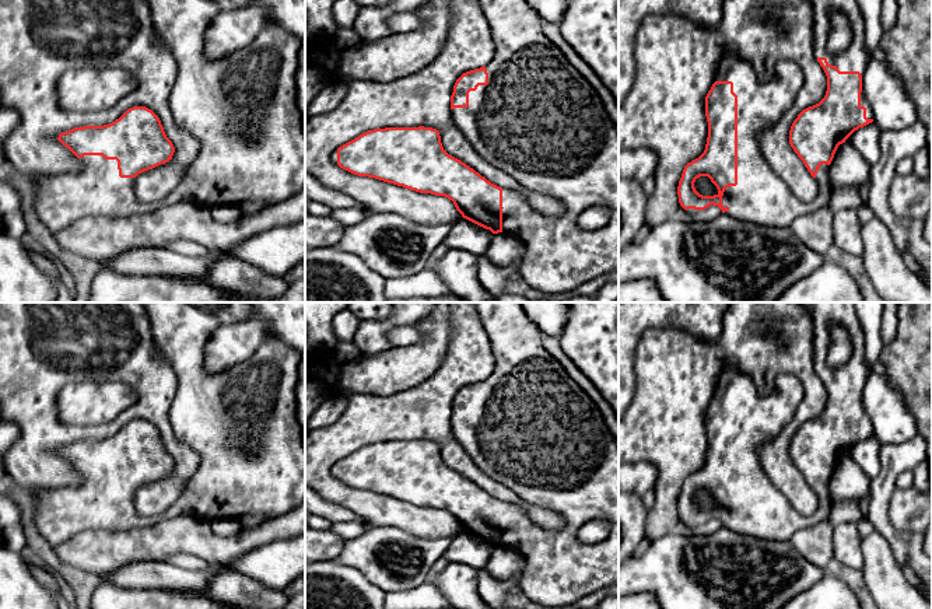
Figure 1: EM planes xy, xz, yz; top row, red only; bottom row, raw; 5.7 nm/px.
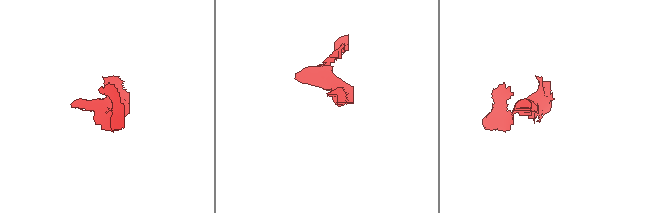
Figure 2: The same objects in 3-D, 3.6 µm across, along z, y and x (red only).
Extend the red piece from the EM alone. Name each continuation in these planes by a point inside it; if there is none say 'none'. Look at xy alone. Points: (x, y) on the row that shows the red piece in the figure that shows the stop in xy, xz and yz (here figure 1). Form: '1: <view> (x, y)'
1: xy (242, 109)

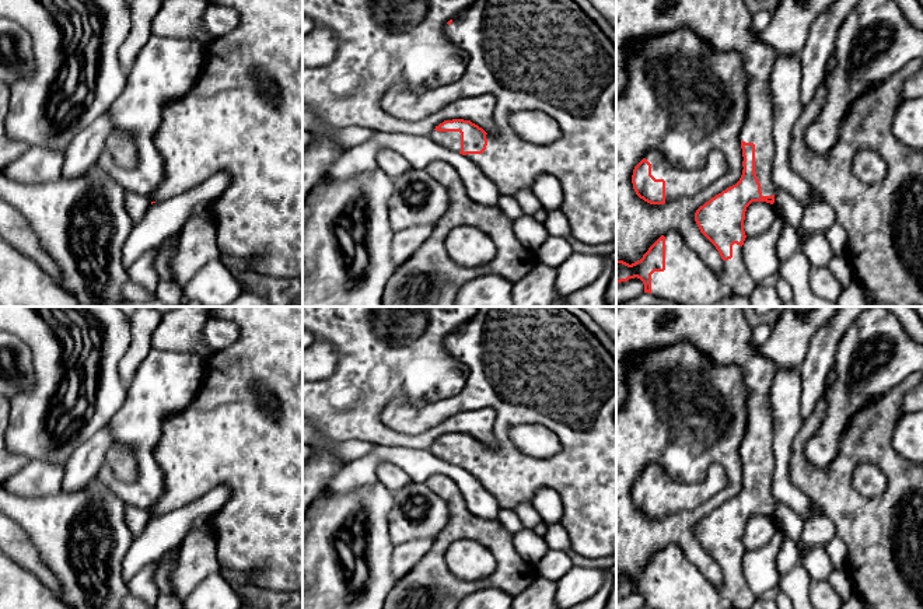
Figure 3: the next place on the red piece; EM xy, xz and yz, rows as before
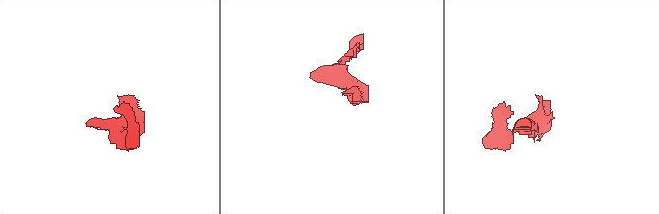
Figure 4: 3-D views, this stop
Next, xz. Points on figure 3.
1: xz (451, 140)

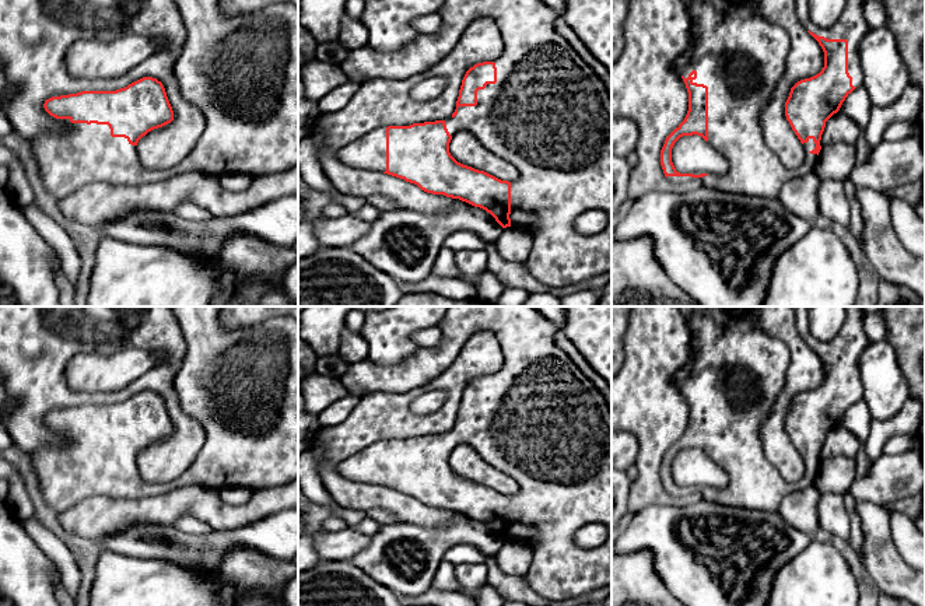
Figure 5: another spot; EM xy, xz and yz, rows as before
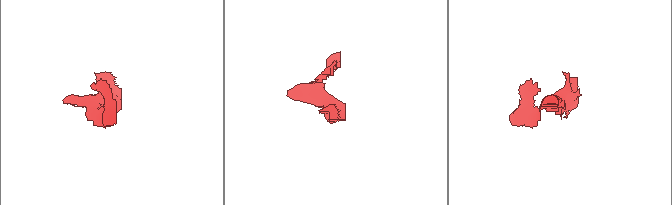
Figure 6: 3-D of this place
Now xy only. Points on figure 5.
1: xy (241, 72)

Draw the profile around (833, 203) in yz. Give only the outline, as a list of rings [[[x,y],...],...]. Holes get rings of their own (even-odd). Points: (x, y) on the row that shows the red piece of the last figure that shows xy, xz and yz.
[[[824,179],[817,190],[819,214],[849,227],[851,204],[845,195],[844,181]]]

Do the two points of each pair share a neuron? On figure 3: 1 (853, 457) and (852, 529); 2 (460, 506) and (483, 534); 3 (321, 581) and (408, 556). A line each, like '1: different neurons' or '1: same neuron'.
1: same neuron
2: same neuron
3: different neurons

